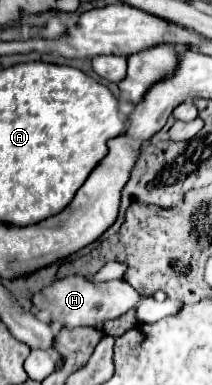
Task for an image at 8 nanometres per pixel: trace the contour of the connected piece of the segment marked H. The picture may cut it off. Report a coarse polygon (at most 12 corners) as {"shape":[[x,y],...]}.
{"shape":[[54,281],[36,309],[64,327],[100,327],[136,309],[140,323],[168,315],[168,301],[140,297],[126,281]]}

